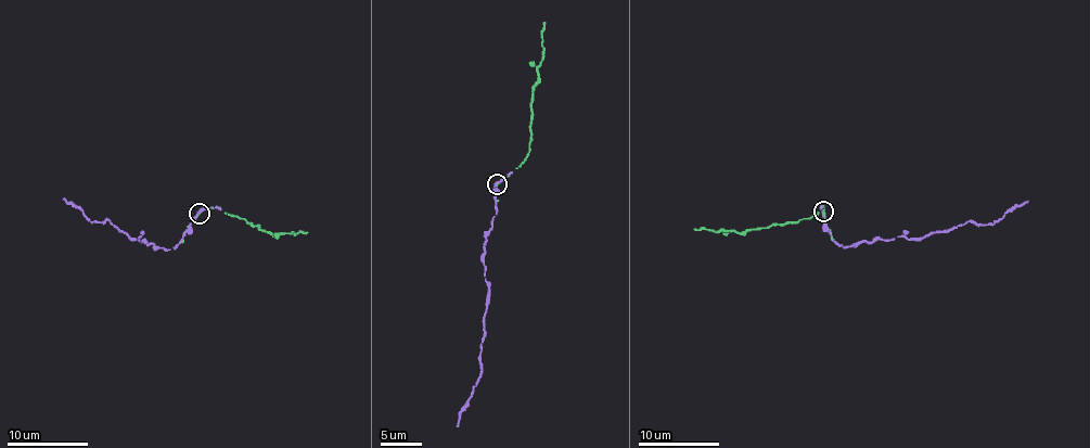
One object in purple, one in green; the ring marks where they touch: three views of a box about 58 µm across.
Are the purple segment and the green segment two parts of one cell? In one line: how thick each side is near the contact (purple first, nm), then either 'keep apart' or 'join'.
320 nm thick on the purple side, 220 nm on the other; join

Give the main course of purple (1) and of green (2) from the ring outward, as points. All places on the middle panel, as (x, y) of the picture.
1: (496, 184), (496, 207), (484, 258), (488, 303), (479, 354), (482, 374), (467, 407), (459, 412), (458, 426)
2: (498, 184), (528, 153), (531, 85), (543, 54), (544, 22)

